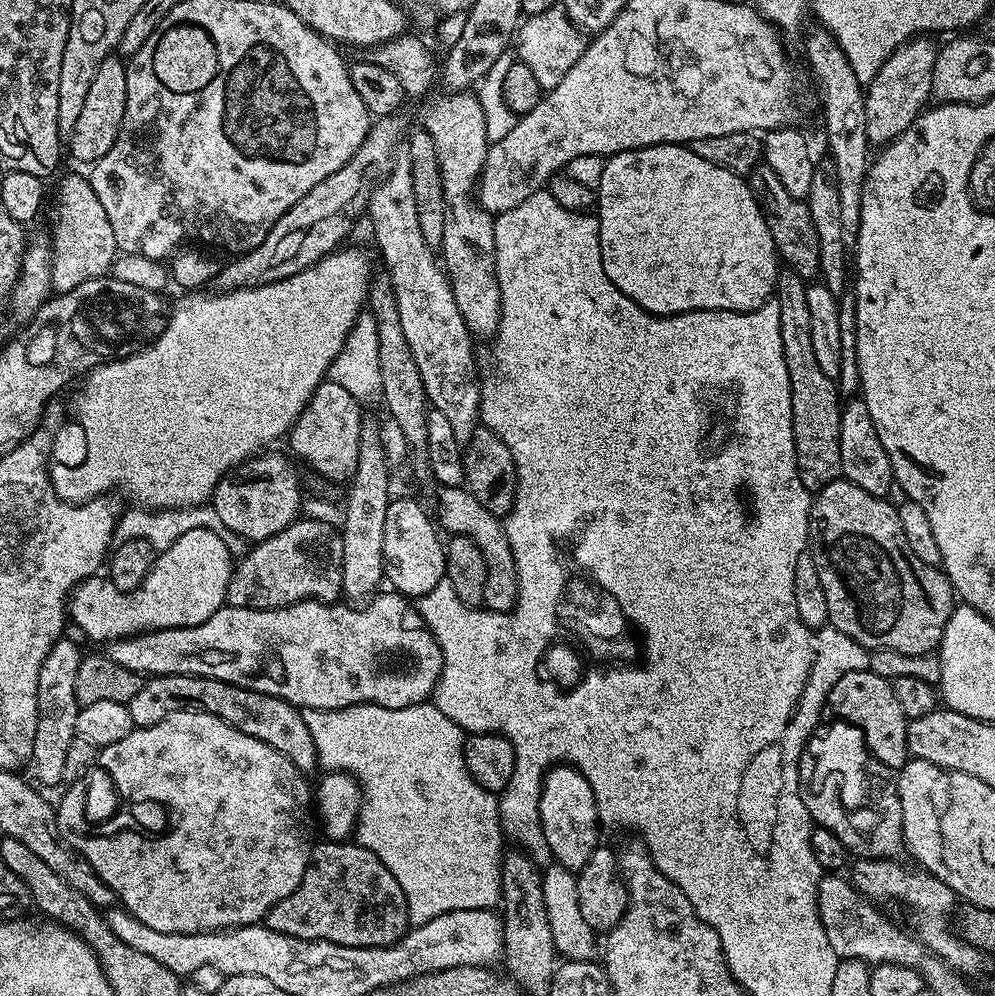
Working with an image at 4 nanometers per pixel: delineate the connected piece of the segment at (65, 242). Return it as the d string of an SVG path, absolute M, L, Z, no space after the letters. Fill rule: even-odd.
M72 172L60 180L56 188L56 213L52 216L52 290L59 294L82 286L82 282L105 275L116 261L118 249L114 230L106 209L98 202L94 186L87 175Z

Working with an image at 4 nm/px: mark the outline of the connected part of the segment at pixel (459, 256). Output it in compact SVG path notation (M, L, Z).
M452 90L447 93L449 96L436 96L424 108L424 124L422 124L423 131L430 134L430 138L434 138L434 148L438 154L438 164L440 166L440 177L442 178L442 190L444 191L444 200L448 203L448 221L446 222L446 230L442 242L438 245L439 251L442 253L442 267L448 273L448 281L452 284L454 290L454 302L458 302L458 310L462 312L462 318L469 332L473 337L479 336L491 337L496 331L496 327L500 322L500 283L496 277L496 247L494 246L494 226L496 221L493 213L487 212L485 208L480 207L477 200L478 181L480 178L480 171L486 162L486 154L488 153L488 145L490 143L488 135L486 134L486 114L482 114L482 106L480 105L479 95L473 94L468 90Z

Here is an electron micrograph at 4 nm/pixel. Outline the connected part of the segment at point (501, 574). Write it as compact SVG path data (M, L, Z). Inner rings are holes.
M467 487L440 488L438 494L440 501L436 504L435 515L438 517L439 527L454 536L474 538L474 542L478 542L478 550L482 550L486 558L486 594L483 607L490 611L511 612L518 598L518 574L514 566L514 550L510 550L501 517L490 514L490 510L486 510L486 506L482 506L482 502L478 502L478 498L474 498Z

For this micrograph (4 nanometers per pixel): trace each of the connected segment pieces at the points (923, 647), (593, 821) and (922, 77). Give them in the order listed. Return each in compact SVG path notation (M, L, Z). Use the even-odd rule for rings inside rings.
M838 479L830 482L825 488L812 496L812 508L808 511L808 548L814 558L814 566L818 566L818 578L822 578L822 590L826 590L826 606L831 627L837 628L842 634L854 638L863 648L893 648L896 652L935 653L940 646L940 639L946 630L946 622L950 618L952 609L958 597L953 589L951 580L944 575L937 565L922 562L914 550L910 550L910 542L906 542L906 534L902 530L902 522L898 522L897 505L891 499L866 494L862 486L854 486L854 482Z
M561 762L545 771L544 785L540 787L540 825L548 843L551 859L568 869L579 870L582 866L586 866L586 862L590 862L590 854L594 854L594 850L601 847L602 825L600 815L596 813L594 790L590 782L586 782L584 775L571 764Z
M920 34L898 45L886 58L886 62L882 62L878 74L874 74L872 81L866 85L864 105L869 145L883 146L905 132L929 103L938 48L928 39L927 35Z

